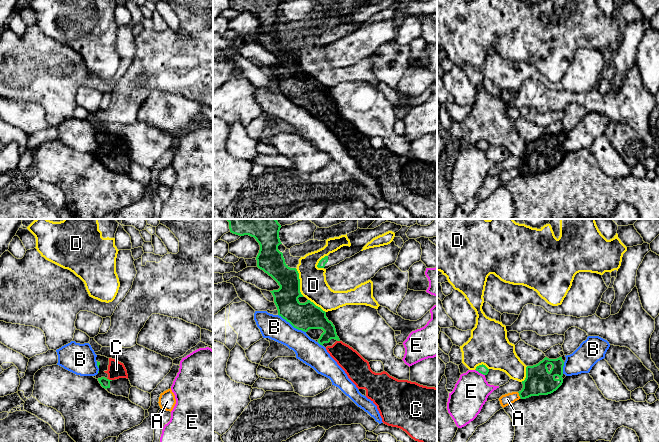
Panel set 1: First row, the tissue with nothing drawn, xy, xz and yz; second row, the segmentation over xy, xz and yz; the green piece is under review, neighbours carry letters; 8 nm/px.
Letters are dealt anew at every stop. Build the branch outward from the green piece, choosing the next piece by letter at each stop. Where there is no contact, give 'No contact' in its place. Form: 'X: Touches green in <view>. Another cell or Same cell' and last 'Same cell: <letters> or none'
A: Touches green in yz. Another cell
B: Touches green in xz. Another cell
C: Touches green in xy. Same cell
D: Touches green in xz. Another cell
E: Touches green in yz. Another cell
Same cell: C

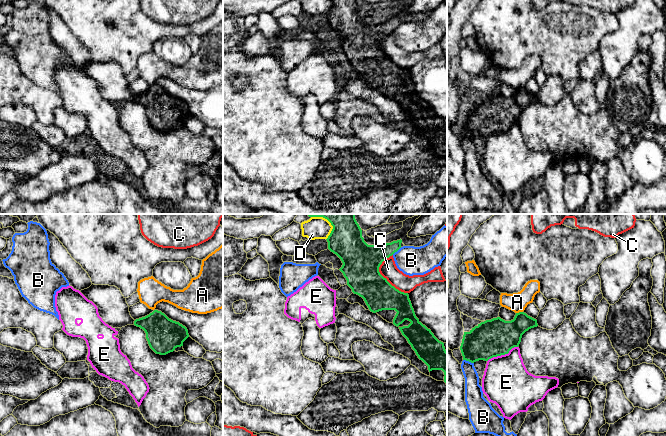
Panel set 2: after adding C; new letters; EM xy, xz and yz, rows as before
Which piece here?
A: Touches green in yz. Another cell
B: Touches green in yz. Another cell
C: Touches green in xz. Another cell
D: Touches green in xz. Another cell
E: Touches green in yz. Another cell
Same cell: none

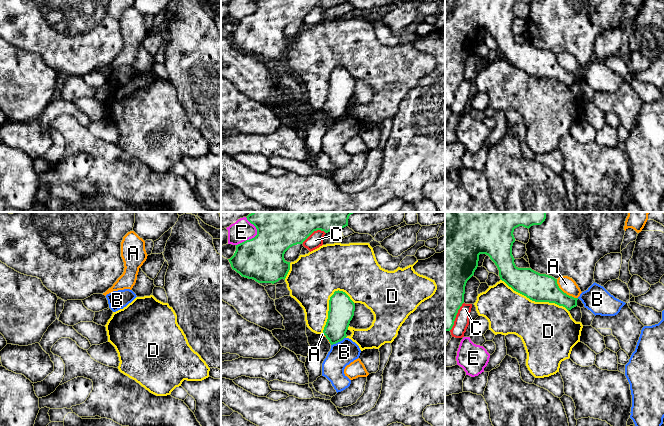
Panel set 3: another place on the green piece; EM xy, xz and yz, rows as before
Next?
A: Touches green in yz. Another cell
B: Touches green in xz. Another cell
C: Touches green in xz. Another cell
D: Touches green in yz. Another cell
E: Touches green in xz. Another cell
Same cell: none

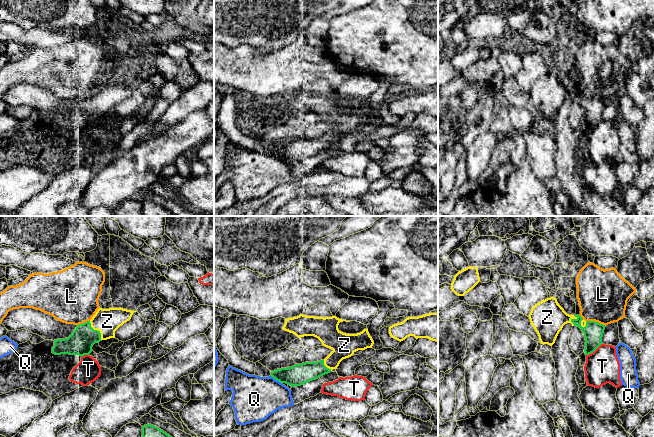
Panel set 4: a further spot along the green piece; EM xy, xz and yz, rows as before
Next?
L: Touches green in yz. Another cell
Q: Touches green in xz. Another cell
T: Touches green in yz. Another cell
Z: Touches green in xy. Same cell
Same cell: Z

